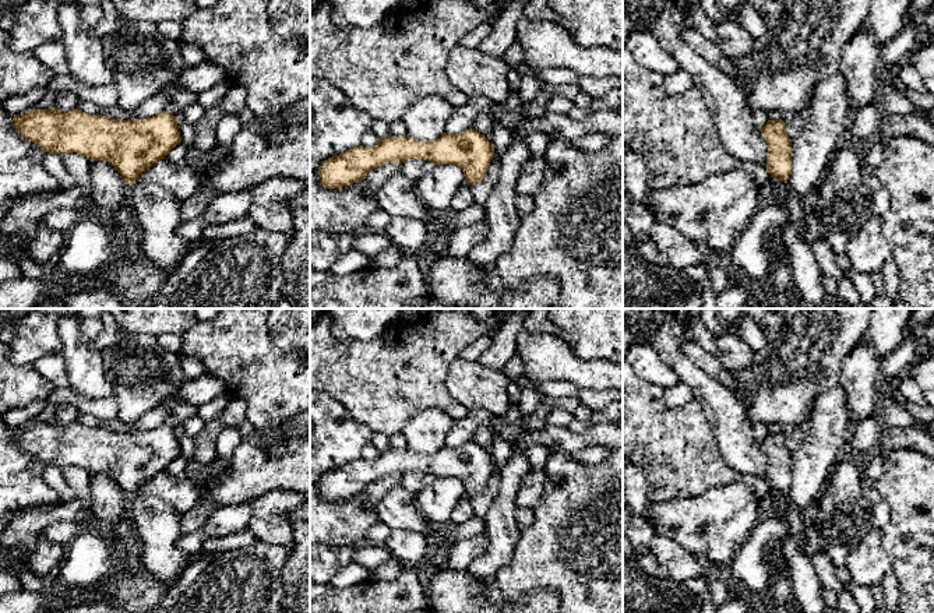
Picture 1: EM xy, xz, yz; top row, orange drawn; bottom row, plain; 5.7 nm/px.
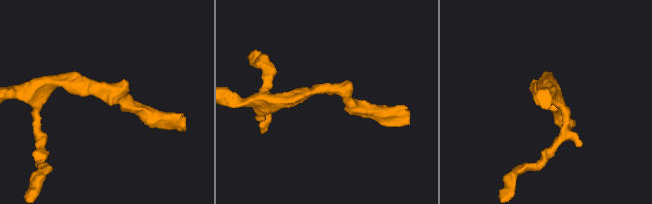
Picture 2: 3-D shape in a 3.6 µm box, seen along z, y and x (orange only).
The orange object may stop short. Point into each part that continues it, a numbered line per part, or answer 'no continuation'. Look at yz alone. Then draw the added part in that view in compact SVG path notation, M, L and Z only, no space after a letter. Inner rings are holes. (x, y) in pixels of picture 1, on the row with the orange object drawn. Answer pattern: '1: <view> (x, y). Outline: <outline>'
1: yz (735, 122). Outline: M623 0L623 43L632 32L653 35L702 92L726 151L736 159L765 166L768 144L754 128L754 113L732 80L692 50L673 21L676 0Z

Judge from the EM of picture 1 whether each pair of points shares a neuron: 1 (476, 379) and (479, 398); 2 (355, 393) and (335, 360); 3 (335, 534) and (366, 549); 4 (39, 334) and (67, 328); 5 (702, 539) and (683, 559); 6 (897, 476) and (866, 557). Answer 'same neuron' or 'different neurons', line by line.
1: same neuron
2: same neuron
3: different neurons
4: different neurons
5: different neurons
6: different neurons

